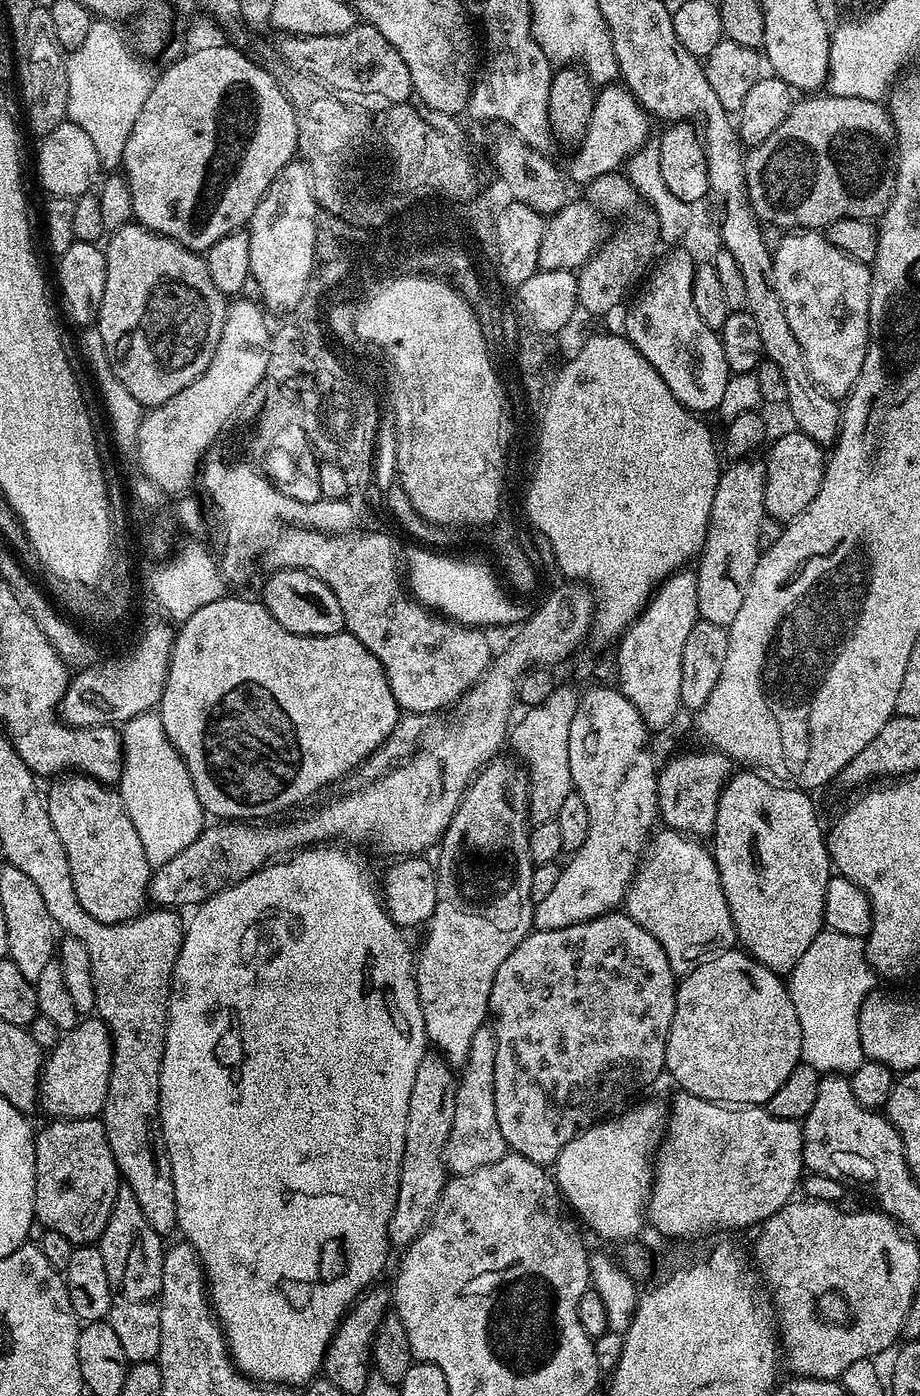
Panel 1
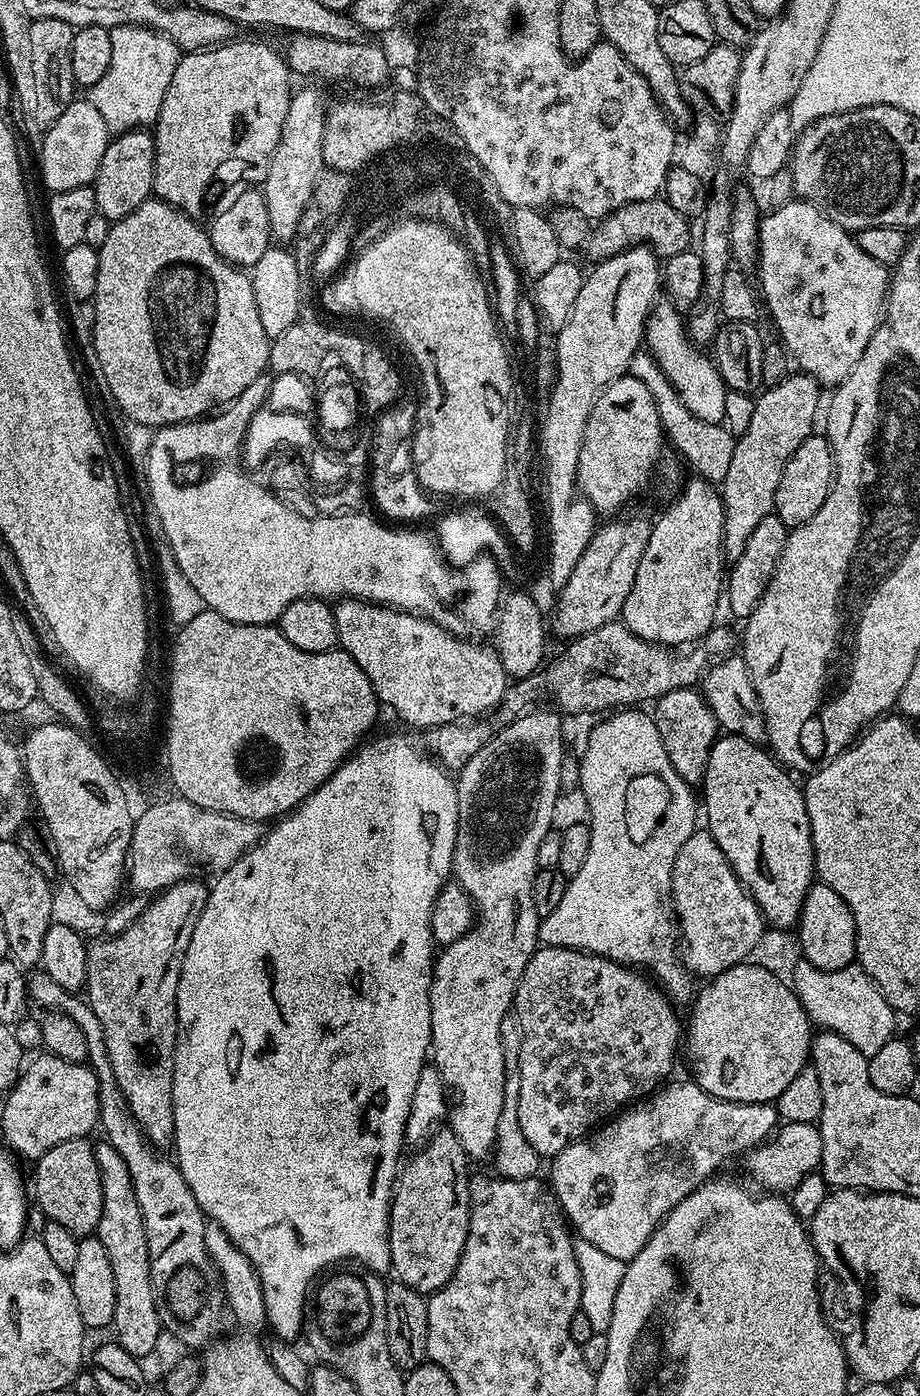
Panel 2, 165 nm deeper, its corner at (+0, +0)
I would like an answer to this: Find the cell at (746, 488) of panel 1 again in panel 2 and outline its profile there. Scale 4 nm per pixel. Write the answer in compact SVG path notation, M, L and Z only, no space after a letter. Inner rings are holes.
M789 374L782 382L778 382L778 386L773 388L764 388L763 391L755 397L756 405L754 406L754 415L750 418L750 426L746 426L746 430L737 439L734 446L734 454L730 463L730 470L726 473L726 478L722 483L722 495L724 498L724 554L729 561L735 562L742 554L744 547L750 542L750 536L754 534L754 530L758 527L758 522L762 522L762 518L773 515L776 507L776 491L778 490L778 478L782 478L782 470L784 464L790 462L790 454L794 454L794 450L798 450L798 446L802 446L802 442L806 442L806 438L813 435L816 424L816 411L821 411L822 400L820 404L821 385L817 384L816 379L807 374Z

